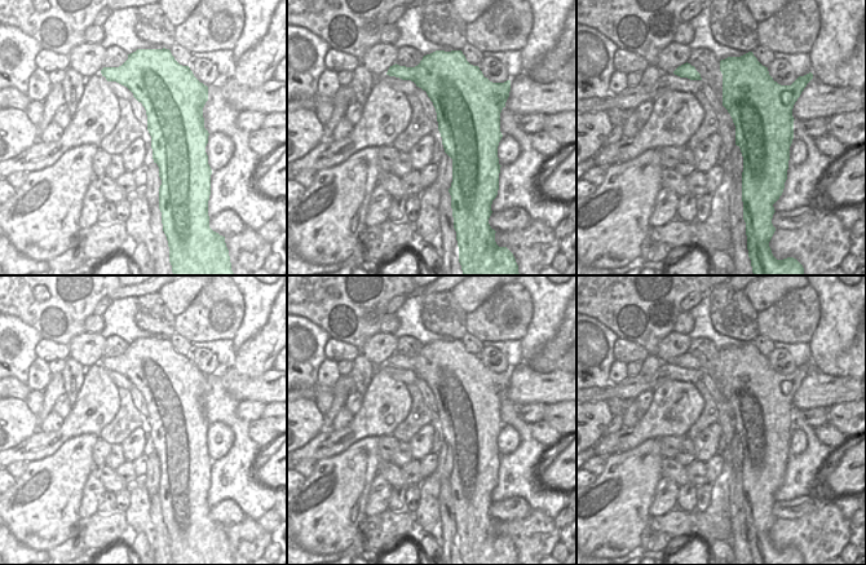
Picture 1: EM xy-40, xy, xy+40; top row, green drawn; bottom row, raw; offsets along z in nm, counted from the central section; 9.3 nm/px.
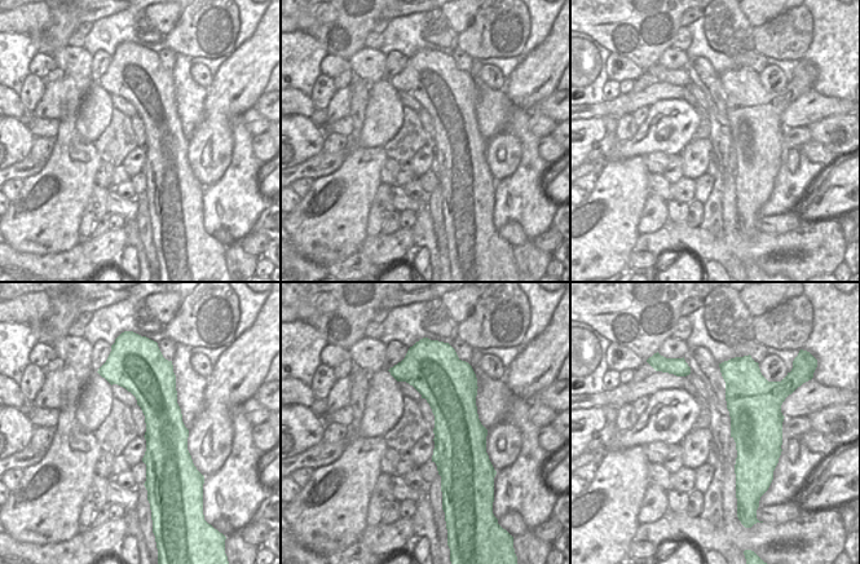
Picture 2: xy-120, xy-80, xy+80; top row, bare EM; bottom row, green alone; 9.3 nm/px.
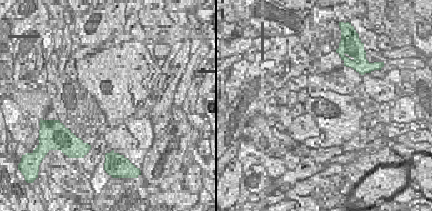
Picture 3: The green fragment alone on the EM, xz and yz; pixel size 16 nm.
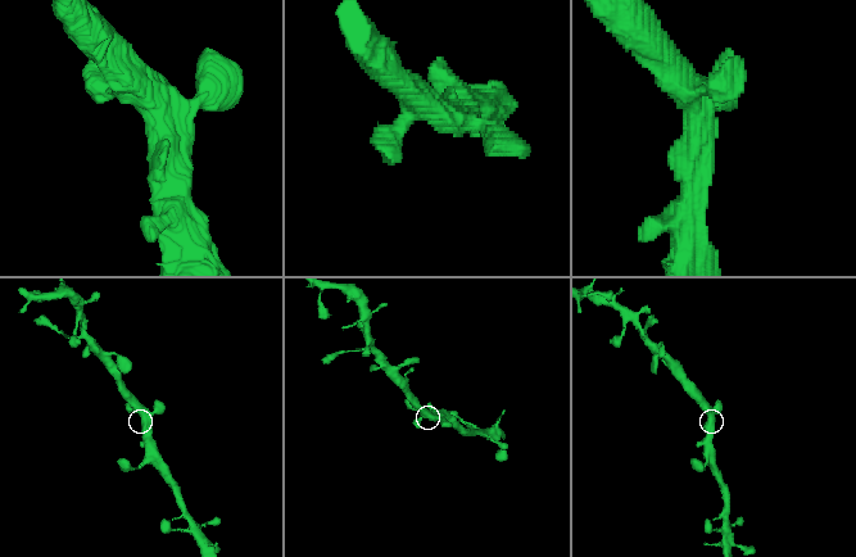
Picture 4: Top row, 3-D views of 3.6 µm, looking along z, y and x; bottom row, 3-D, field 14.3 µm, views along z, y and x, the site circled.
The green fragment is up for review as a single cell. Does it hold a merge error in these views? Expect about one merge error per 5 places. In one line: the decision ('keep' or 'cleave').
keep

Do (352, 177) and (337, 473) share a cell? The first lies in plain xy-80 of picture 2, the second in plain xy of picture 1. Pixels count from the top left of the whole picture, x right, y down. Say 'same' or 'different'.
same

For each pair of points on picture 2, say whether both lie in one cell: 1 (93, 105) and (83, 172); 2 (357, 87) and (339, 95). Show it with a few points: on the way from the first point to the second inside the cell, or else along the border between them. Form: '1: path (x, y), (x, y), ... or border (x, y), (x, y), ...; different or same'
1: border (75, 117), (78, 135), (84, 141), (93, 144); different
2: border (349, 86), (348, 114); different

